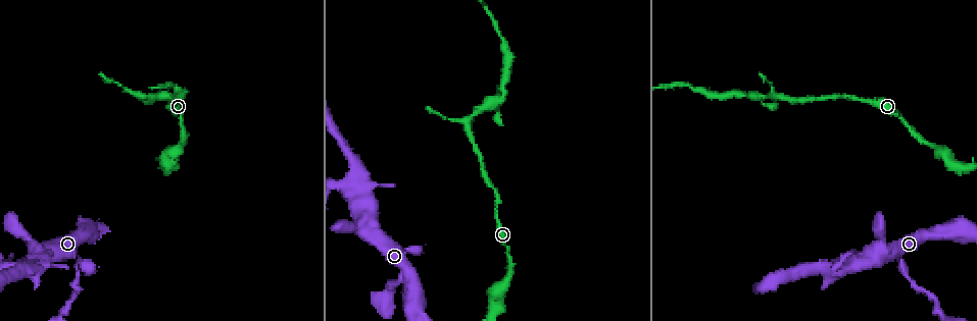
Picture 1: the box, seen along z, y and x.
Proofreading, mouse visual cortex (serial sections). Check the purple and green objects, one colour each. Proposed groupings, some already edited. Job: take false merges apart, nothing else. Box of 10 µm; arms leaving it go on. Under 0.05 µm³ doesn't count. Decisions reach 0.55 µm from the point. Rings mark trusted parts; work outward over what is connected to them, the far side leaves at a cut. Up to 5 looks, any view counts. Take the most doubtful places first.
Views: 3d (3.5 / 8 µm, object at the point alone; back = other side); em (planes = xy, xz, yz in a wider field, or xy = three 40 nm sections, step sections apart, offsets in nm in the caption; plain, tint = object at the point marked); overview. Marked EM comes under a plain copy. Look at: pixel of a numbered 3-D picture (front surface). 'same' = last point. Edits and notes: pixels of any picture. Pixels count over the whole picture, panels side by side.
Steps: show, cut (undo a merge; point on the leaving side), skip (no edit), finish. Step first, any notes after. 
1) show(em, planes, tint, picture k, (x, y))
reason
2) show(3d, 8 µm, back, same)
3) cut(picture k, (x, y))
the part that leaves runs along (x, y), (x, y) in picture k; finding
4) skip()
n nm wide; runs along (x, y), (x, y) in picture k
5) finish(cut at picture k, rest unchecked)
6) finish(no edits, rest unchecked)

show(3d, 3.5 µm, picture 1, (776, 97))
sharp bend

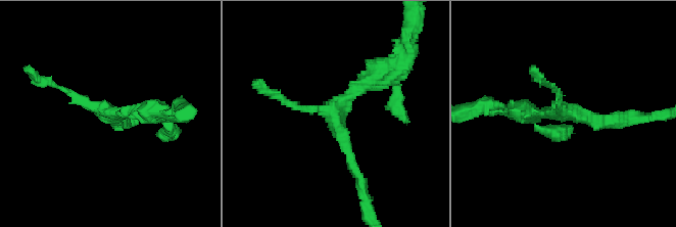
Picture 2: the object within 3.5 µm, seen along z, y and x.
show(em, xy, step 3, tint, picture 2, (562, 115))

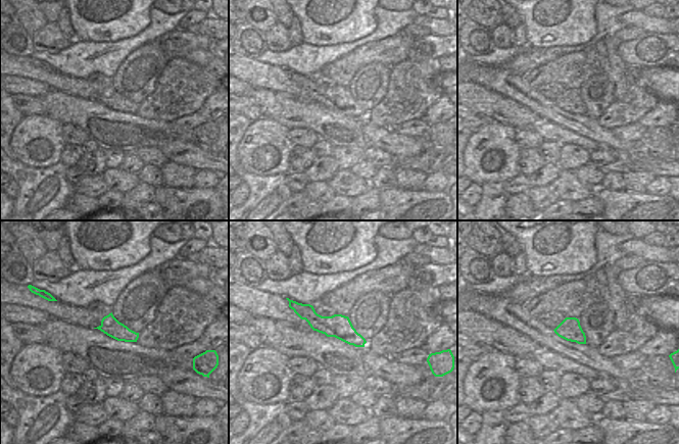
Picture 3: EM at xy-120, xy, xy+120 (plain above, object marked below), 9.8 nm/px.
skip()
runs along (298, 306), (361, 344) in picture 3; continuous, no second cell

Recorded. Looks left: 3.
show(3d, 3.5 µm, picture 1, (357, 176))
calibre changes

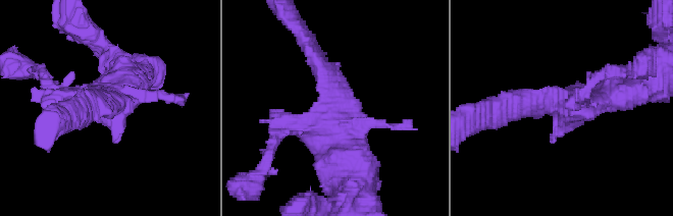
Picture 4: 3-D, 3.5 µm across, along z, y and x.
show(em, xy, step 3, tint, picture 4, (559, 104))

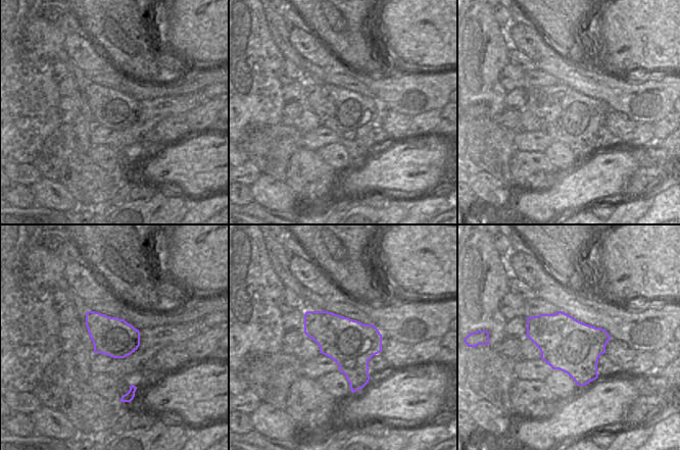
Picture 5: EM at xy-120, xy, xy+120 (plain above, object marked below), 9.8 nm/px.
skip()
460 nm wide; runs along (349, 181), (337, 87), (317, 58) in picture 4; continuous, no second cell

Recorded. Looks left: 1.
finish(no edits, rest unchecked)

